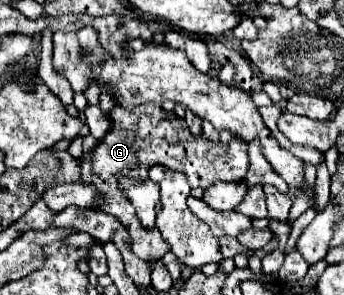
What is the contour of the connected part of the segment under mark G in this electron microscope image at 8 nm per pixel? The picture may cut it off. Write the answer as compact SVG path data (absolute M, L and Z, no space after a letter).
M145 103L133 109L115 107L109 111L111 127L105 133L105 137L95 145L93 151L83 153L79 161L79 183L93 185L97 189L95 197L95 209L101 209L105 213L111 213L117 217L117 221L127 229L131 237L131 253L137 255L143 261L157 261L165 253L171 251L169 243L163 239L157 227L147 229L141 225L141 221L135 215L135 209L131 201L125 197L119 179L135 179L145 181L149 179L149 169L155 165L163 165L175 171L181 171L187 175L189 185L207 189L215 181L243 181L247 177L249 157L247 157L247 145L243 141L231 139L229 145L211 143L203 135L193 137L187 129L185 119L179 119L173 115L173 111L165 111L157 103Z

